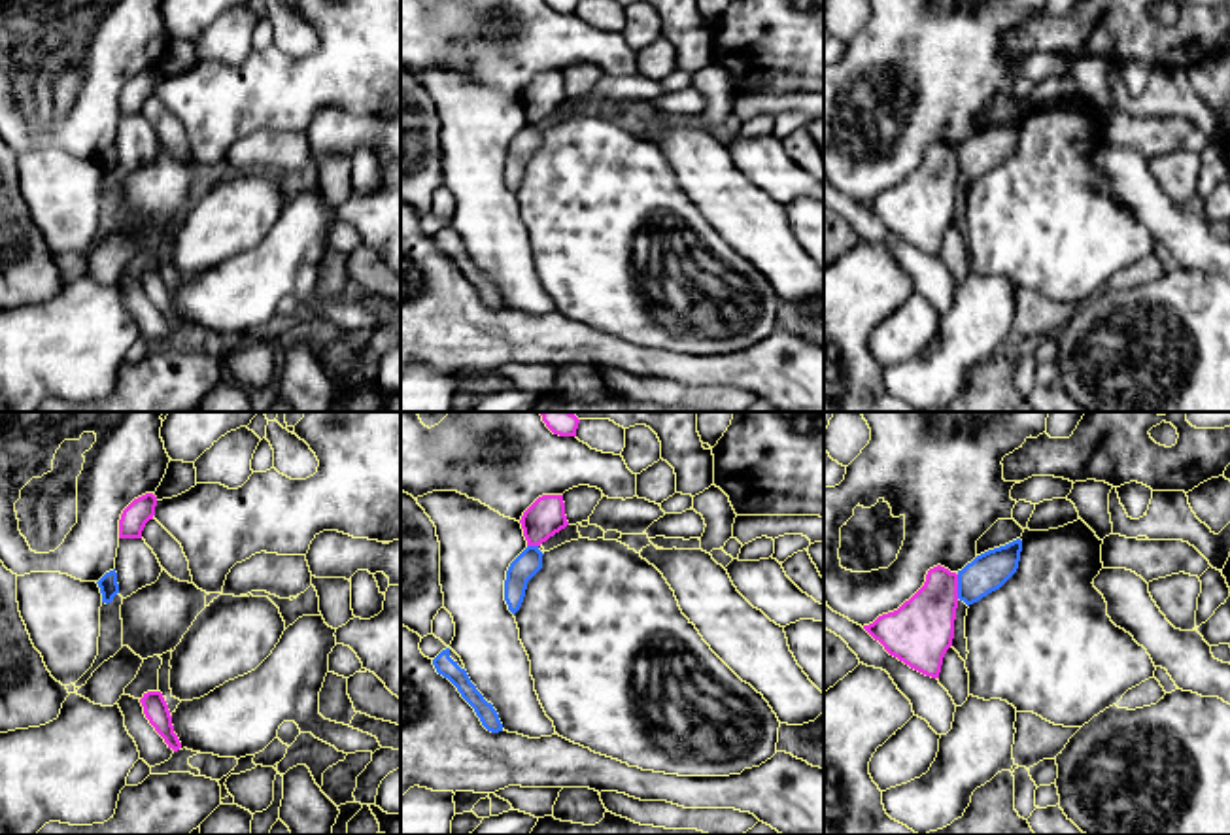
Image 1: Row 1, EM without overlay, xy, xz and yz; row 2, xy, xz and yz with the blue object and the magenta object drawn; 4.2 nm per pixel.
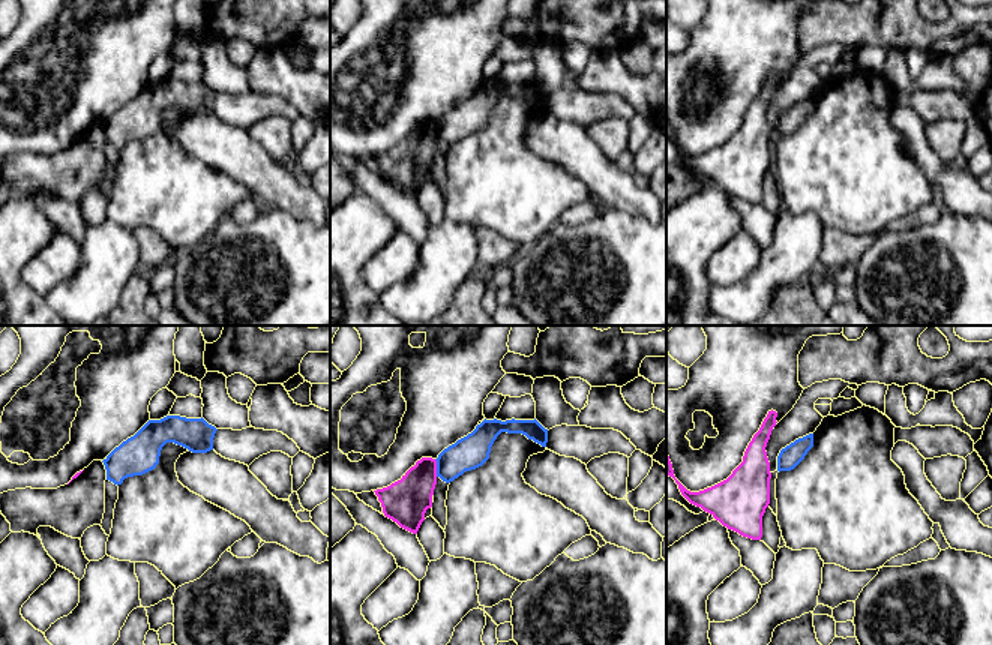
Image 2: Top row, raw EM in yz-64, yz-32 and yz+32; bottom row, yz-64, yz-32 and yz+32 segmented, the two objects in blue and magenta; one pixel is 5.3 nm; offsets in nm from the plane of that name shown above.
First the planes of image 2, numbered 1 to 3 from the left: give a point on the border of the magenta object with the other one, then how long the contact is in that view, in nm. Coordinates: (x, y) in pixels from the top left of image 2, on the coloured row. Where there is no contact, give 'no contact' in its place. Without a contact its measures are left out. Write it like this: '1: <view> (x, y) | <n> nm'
1: no contact
2: yz-32 (437, 468) | 100 nm
3: no contact

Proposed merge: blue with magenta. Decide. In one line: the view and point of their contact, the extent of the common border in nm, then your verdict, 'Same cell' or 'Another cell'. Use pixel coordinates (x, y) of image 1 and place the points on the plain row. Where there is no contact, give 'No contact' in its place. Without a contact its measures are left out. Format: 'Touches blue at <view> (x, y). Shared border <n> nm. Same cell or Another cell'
Touches blue at yz (958, 163). Shared border 100 nm. Another cell

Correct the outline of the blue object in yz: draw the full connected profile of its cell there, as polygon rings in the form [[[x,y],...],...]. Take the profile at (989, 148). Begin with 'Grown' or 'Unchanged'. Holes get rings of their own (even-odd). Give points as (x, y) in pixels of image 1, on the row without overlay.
Unchanged. [[[1022,117],[977,132],[958,147],[958,176],[967,183],[999,166],[1018,145]]]

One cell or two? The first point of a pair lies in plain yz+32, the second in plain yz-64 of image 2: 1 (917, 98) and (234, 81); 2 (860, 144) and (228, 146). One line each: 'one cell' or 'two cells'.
1: two cells
2: two cells

